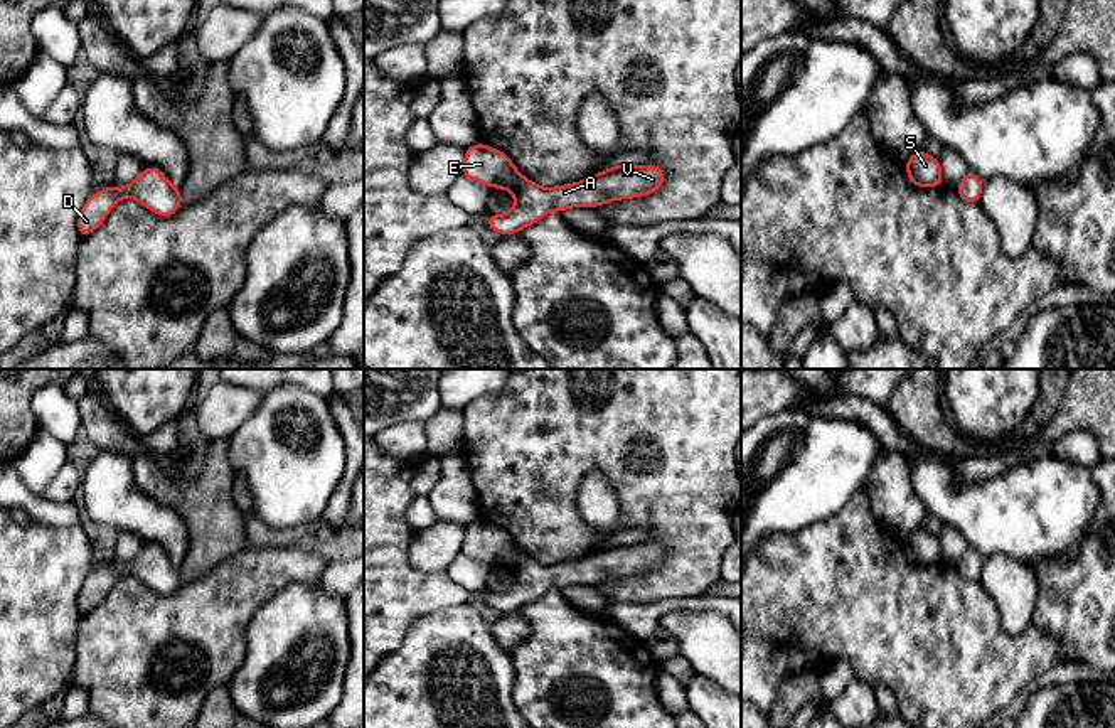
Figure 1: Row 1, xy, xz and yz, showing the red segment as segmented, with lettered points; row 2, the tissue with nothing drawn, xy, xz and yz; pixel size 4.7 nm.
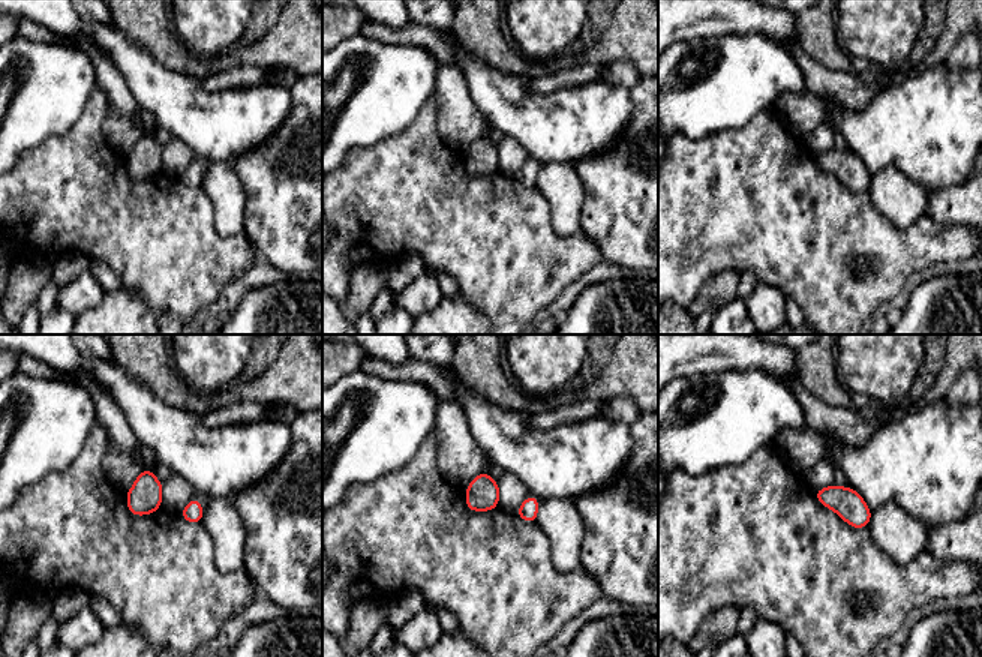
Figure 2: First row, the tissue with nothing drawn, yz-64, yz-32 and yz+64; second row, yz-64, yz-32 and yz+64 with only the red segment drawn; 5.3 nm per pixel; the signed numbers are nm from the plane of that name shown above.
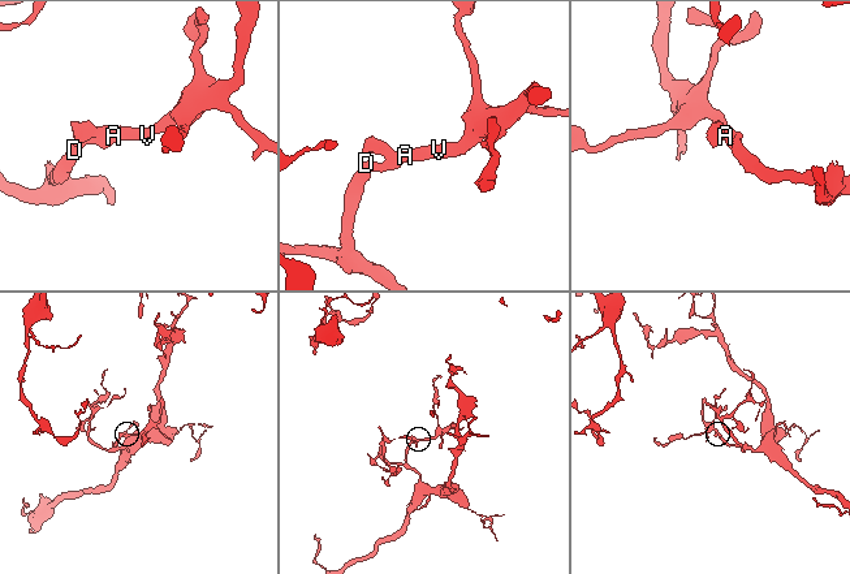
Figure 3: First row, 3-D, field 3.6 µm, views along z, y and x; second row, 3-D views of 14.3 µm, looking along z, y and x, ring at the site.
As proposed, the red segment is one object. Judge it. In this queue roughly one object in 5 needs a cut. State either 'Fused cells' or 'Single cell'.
Single cell

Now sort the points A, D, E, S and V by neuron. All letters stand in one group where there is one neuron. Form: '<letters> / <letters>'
A D E S V

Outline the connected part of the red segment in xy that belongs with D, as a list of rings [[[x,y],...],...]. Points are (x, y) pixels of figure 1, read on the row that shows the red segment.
[[[145,167],[128,185],[106,185],[103,190],[89,194],[76,224],[81,239],[94,233],[125,197],[135,199],[160,217],[170,217],[184,207],[182,189],[173,187],[162,169]]]

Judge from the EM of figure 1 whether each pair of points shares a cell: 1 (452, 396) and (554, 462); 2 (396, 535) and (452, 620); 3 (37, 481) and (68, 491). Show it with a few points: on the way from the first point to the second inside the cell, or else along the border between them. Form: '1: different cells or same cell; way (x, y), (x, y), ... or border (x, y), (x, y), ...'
1: different cells; border (502, 386), (494, 396), (475, 398), (462, 412)
2: different cells; border (470, 602), (423, 614), (410, 627)
3: different cells; border (68, 460), (41, 496)

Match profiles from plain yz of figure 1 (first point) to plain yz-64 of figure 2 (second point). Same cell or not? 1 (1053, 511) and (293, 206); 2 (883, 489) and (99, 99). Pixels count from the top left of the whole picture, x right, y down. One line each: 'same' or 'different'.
1: different
2: different

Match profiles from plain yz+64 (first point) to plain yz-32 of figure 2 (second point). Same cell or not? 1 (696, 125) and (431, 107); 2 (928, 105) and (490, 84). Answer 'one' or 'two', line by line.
1: two
2: one

